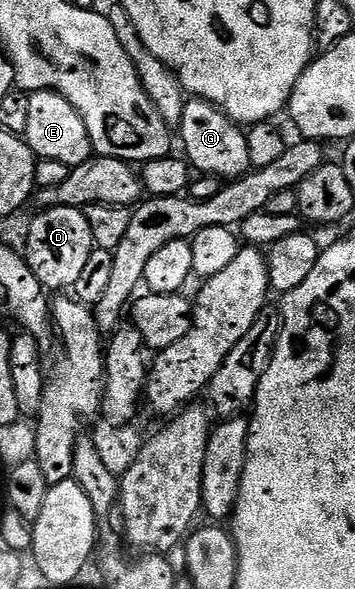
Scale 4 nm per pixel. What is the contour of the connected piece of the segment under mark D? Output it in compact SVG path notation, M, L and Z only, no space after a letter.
M56 205L52 209L43 209L27 229L27 262L33 275L37 275L43 288L48 291L67 291L74 287L77 279L81 279L81 271L85 263L89 263L89 255L94 249L93 231L89 231L83 209Z

